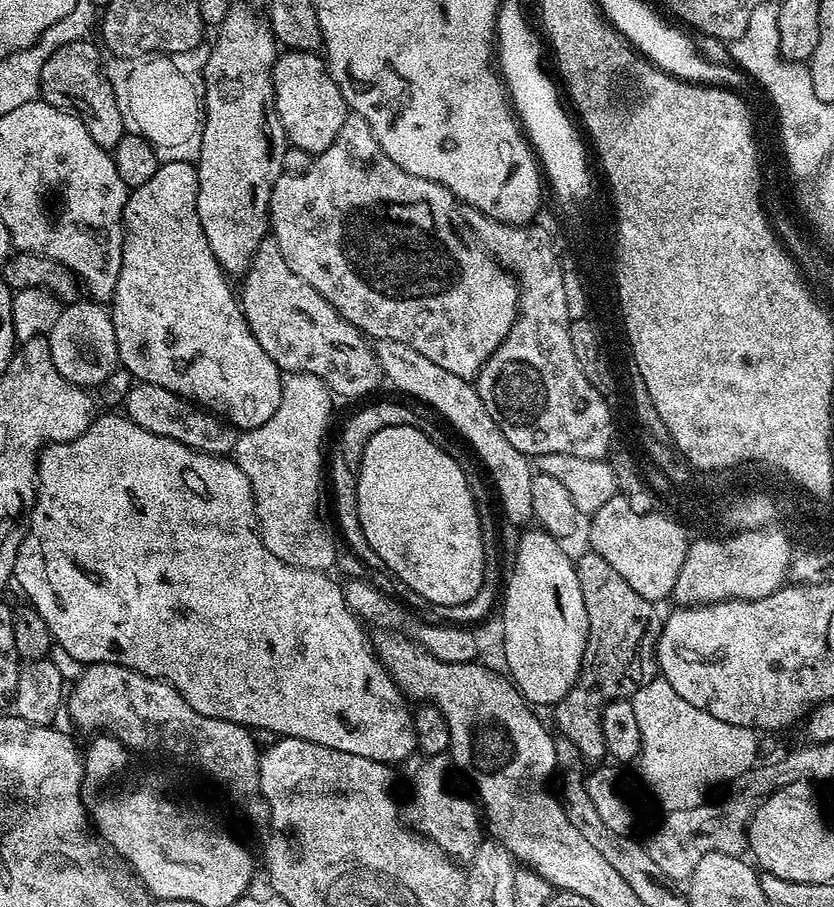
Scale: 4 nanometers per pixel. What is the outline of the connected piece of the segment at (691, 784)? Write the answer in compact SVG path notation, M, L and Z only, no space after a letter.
M662 678L651 680L631 696L634 714L638 717L638 730L642 730L642 746L638 757L640 776L652 787L658 803L664 807L665 813L678 810L694 810L705 807L708 795L719 784L728 784L745 775L748 769L757 763L756 751L760 748L757 729L734 726L730 722L722 722L714 718L706 710L698 710L698 706L690 706L682 694L670 686Z

